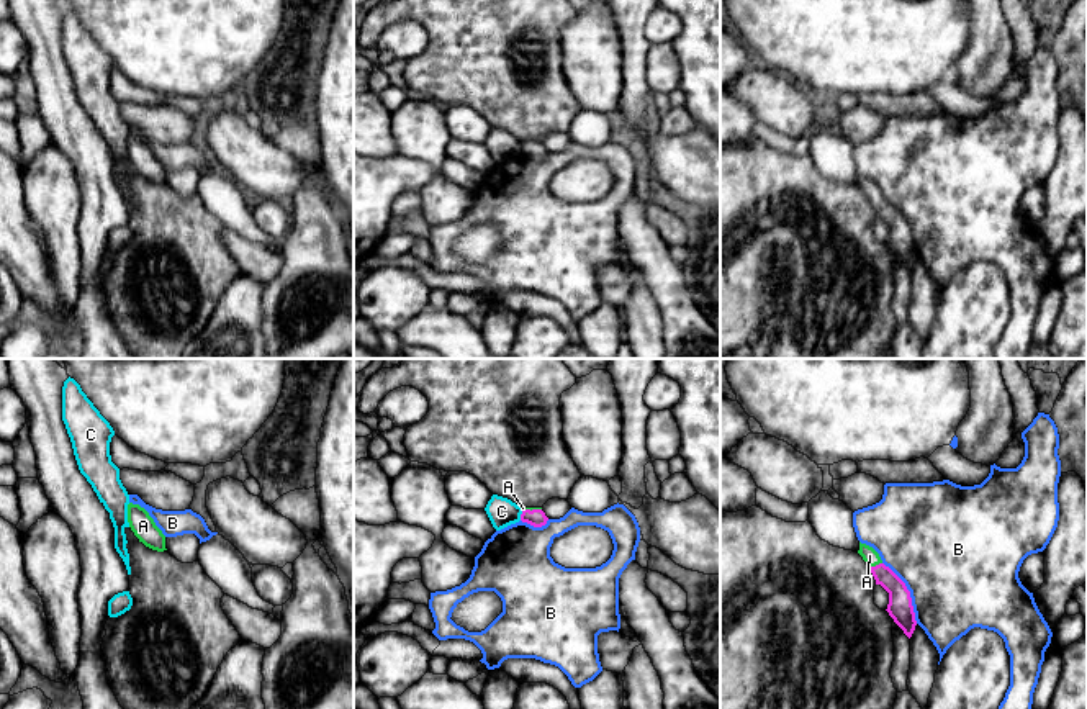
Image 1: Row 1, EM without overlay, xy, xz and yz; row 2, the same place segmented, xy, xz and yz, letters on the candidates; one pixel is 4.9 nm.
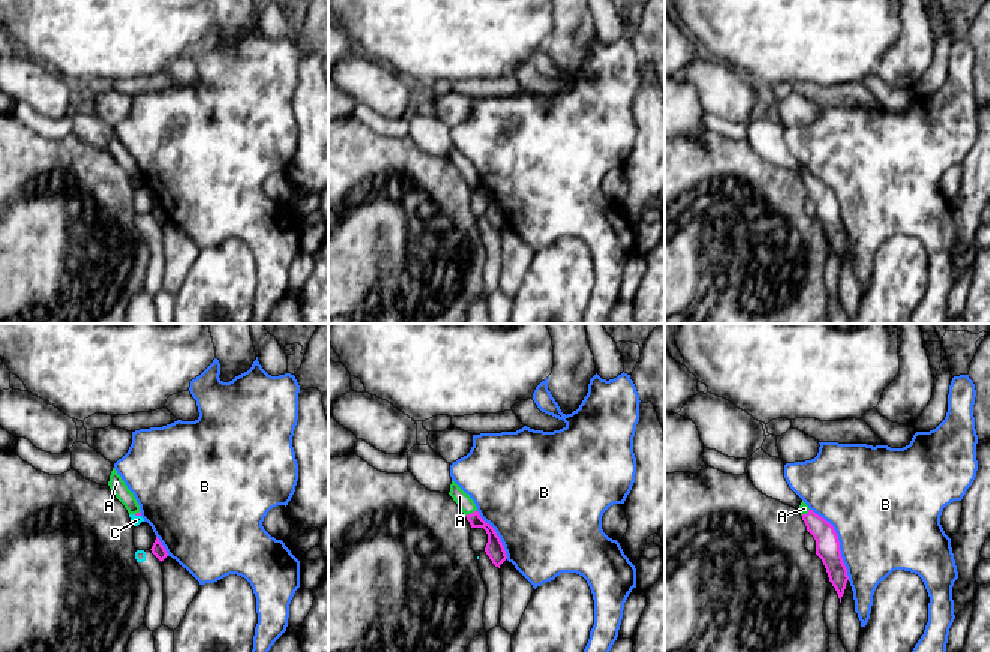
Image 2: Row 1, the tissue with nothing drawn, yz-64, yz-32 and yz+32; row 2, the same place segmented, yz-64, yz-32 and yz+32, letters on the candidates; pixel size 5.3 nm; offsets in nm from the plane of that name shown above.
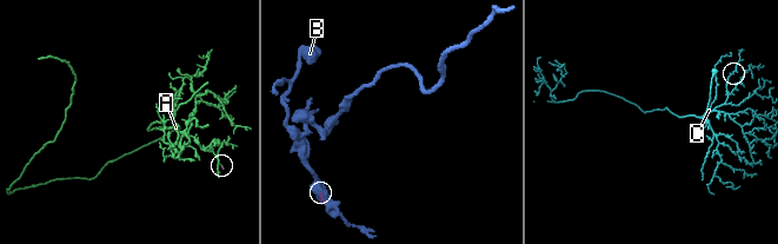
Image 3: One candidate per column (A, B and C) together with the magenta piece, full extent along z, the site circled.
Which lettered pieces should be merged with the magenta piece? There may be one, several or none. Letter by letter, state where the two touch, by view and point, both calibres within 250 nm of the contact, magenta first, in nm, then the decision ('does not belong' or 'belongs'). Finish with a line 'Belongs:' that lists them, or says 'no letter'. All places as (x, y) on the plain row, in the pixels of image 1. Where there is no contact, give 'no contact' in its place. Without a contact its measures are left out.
A: meets magenta in yz at (876, 198); 120 nm thick on the magenta side, 80 nm on the other; belongs
B: meets magenta in yz at (909, 226); 120 nm thick on the magenta side, 500 nm on the other; does not belong
C: meets magenta in xz at (521, 148); 90 nm thick on the magenta side, 140 nm on the other; does not belong
Belongs: A

